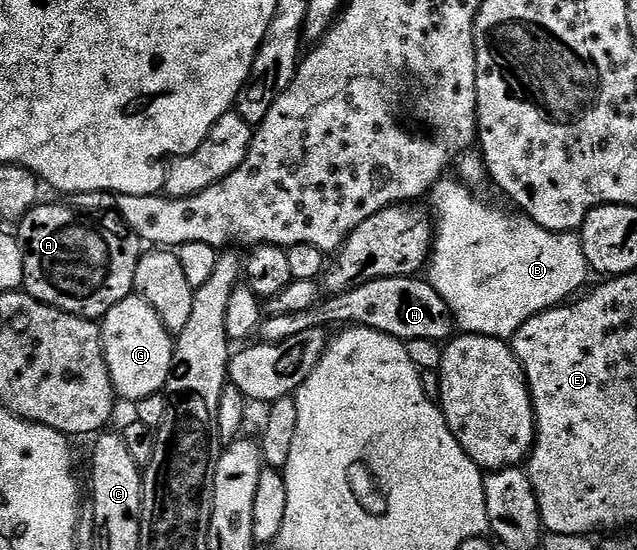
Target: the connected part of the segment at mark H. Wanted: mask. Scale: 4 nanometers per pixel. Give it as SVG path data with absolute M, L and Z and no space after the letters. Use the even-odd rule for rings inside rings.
M416 275L373 279L344 293L328 296L322 303L309 307L309 311L264 316L263 322L259 324L258 340L281 343L285 339L293 339L293 335L301 335L301 331L331 327L331 324L342 326L344 323L354 323L388 333L389 336L404 343L413 339L446 342L456 332L455 317L451 314L446 299L443 298L446 296L436 289L430 280L422 281L421 278L422 276Z

